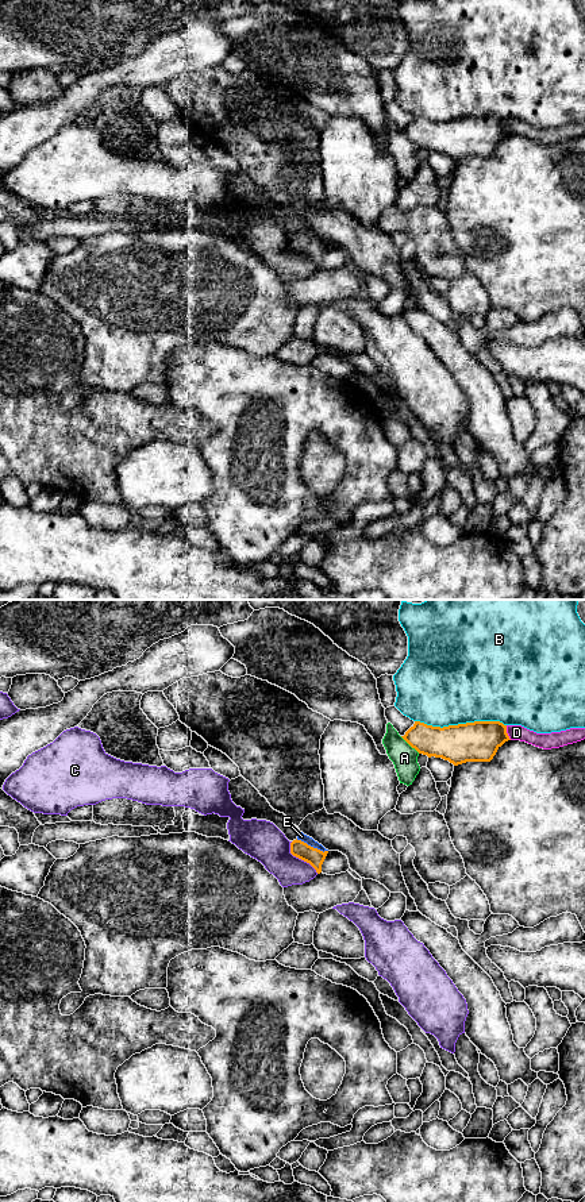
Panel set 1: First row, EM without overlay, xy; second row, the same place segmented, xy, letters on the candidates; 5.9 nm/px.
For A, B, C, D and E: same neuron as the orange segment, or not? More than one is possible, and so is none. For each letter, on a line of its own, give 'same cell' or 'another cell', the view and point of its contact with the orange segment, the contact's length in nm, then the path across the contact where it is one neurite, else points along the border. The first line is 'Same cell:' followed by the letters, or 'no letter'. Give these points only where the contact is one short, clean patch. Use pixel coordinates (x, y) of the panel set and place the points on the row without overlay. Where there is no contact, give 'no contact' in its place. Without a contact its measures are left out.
Same cell: E
A: another cell; contact xy (410, 139); length 160 nm
B: another cell; contact xy (461, 119); length 550 nm
C: another cell; contact xy (299, 253); length 260 nm
D: another cell; contact xy (505, 127); length 90 nm
E: same cell; contact xy (312, 242); length 200 nm; way xy (314, 251), (312, 242), (301, 231)

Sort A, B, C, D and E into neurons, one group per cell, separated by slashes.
A / B / C / D / E

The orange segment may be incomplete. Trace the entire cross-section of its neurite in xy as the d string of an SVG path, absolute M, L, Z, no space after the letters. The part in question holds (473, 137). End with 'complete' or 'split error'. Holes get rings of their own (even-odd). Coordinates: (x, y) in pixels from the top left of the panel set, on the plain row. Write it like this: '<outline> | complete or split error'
M420 116L401 131L419 149L442 153L454 161L466 157L490 157L509 134L500 116L474 116L449 122L432 122Z | complete

